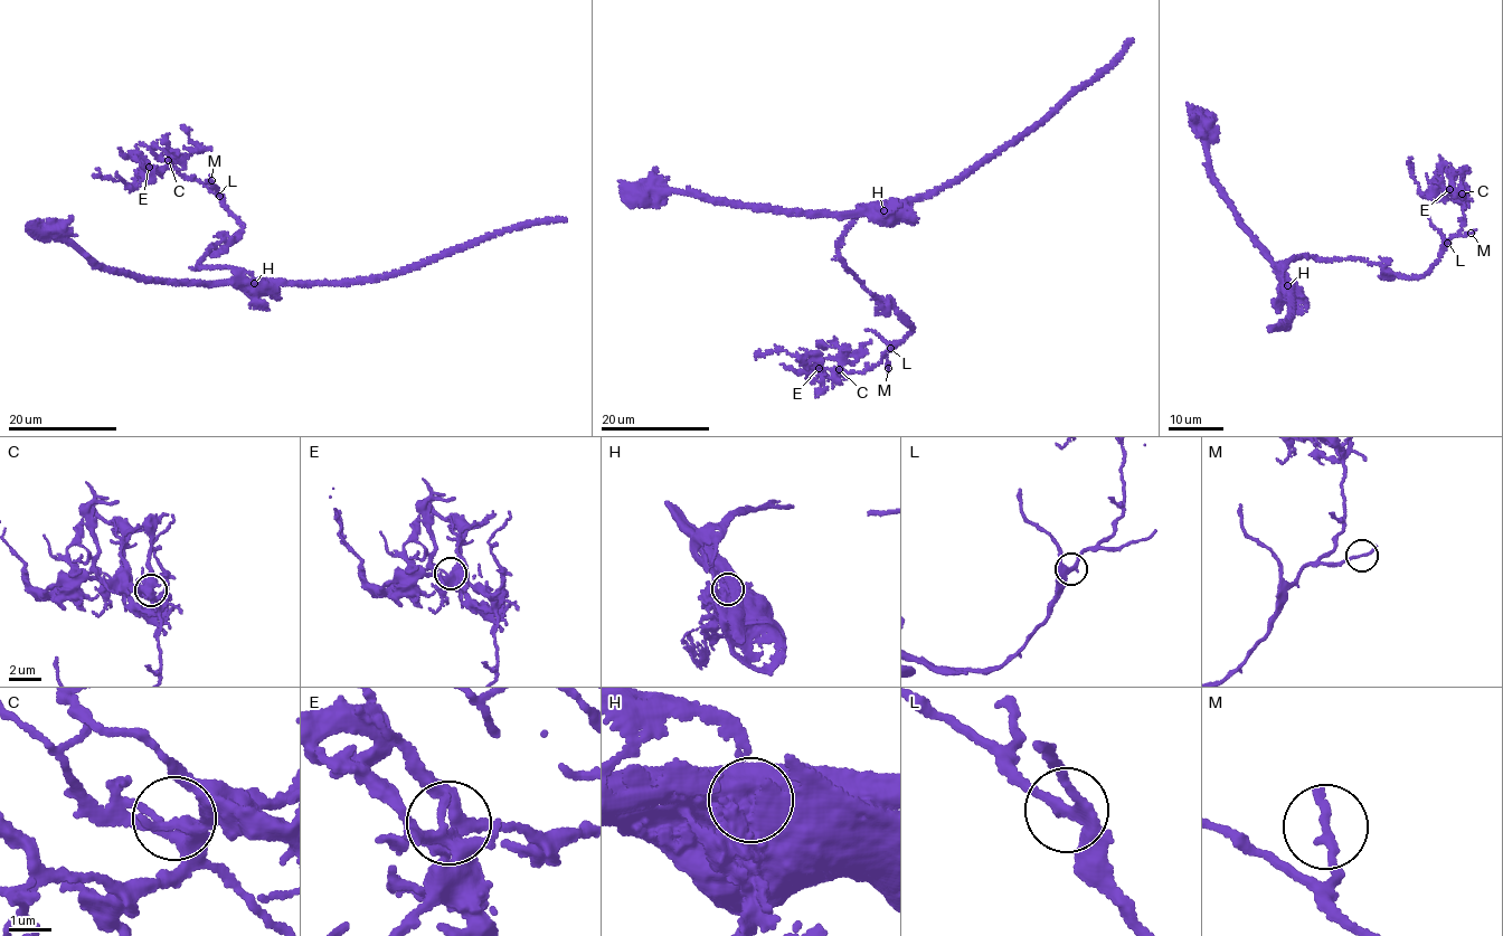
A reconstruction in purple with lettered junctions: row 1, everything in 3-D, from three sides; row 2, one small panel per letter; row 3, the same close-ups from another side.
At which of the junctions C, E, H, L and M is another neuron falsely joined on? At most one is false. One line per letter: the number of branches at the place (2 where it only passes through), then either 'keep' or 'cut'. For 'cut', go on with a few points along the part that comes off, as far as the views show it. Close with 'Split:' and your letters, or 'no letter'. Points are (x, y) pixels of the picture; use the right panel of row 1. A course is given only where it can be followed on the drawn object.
C: branches 2; keep
E: branches 5; keep
H: branches 1; cut; course (1287, 285), (1282, 265), (1302, 257), (1431, 270), (1464, 202), (1424, 195), (1412, 162)
L: branches 3; keep
M: branches 1; keep
Split: H

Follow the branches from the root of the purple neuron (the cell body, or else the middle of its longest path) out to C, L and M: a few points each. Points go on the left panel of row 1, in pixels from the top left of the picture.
C: (255, 289), (228, 265), (197, 266), (209, 247), (230, 240), (240, 224), (207, 186), (186, 178), (168, 160)
L: (255, 289), (242, 283), (228, 265), (197, 265), (209, 247), (225, 239), (230, 240), (240, 228), (219, 196)
M: (255, 289), (228, 265), (197, 265), (209, 247), (230, 240), (240, 228), (210, 188), (210, 180)

